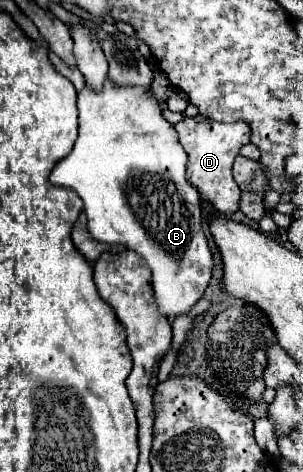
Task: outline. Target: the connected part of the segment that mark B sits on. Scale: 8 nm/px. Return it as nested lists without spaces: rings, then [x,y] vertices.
[[[110,79],[102,93],[94,93],[84,87],[78,93],[78,111],[80,135],[72,151],[52,169],[50,181],[78,193],[84,203],[88,233],[92,239],[106,245],[124,245],[148,263],[158,313],[166,319],[190,313],[208,287],[214,261],[202,231],[202,201],[196,187],[186,183],[188,155],[176,141],[174,127],[162,117],[160,105],[150,91],[144,95],[144,91],[132,91],[132,87],[116,87]]]

